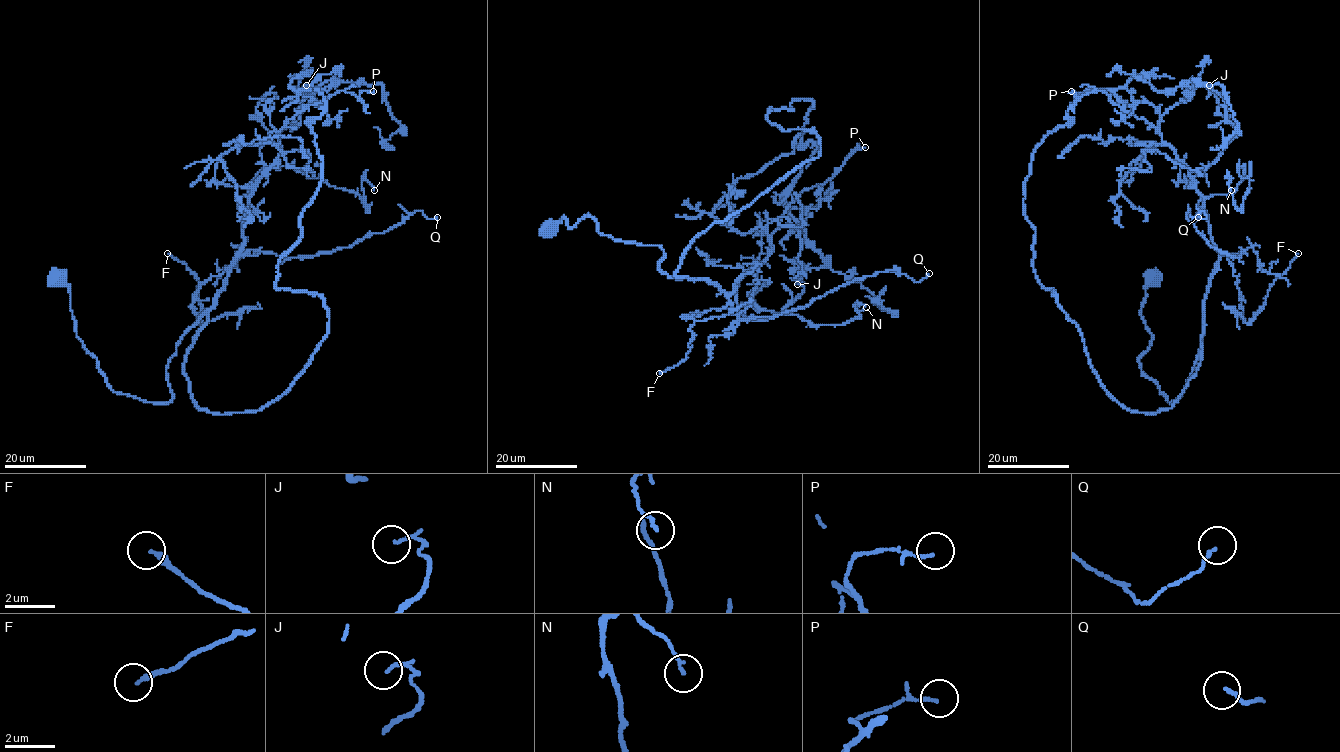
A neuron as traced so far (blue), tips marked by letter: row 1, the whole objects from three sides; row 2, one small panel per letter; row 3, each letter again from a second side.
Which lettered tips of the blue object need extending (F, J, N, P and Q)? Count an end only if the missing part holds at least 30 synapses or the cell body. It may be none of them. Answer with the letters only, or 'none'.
none

